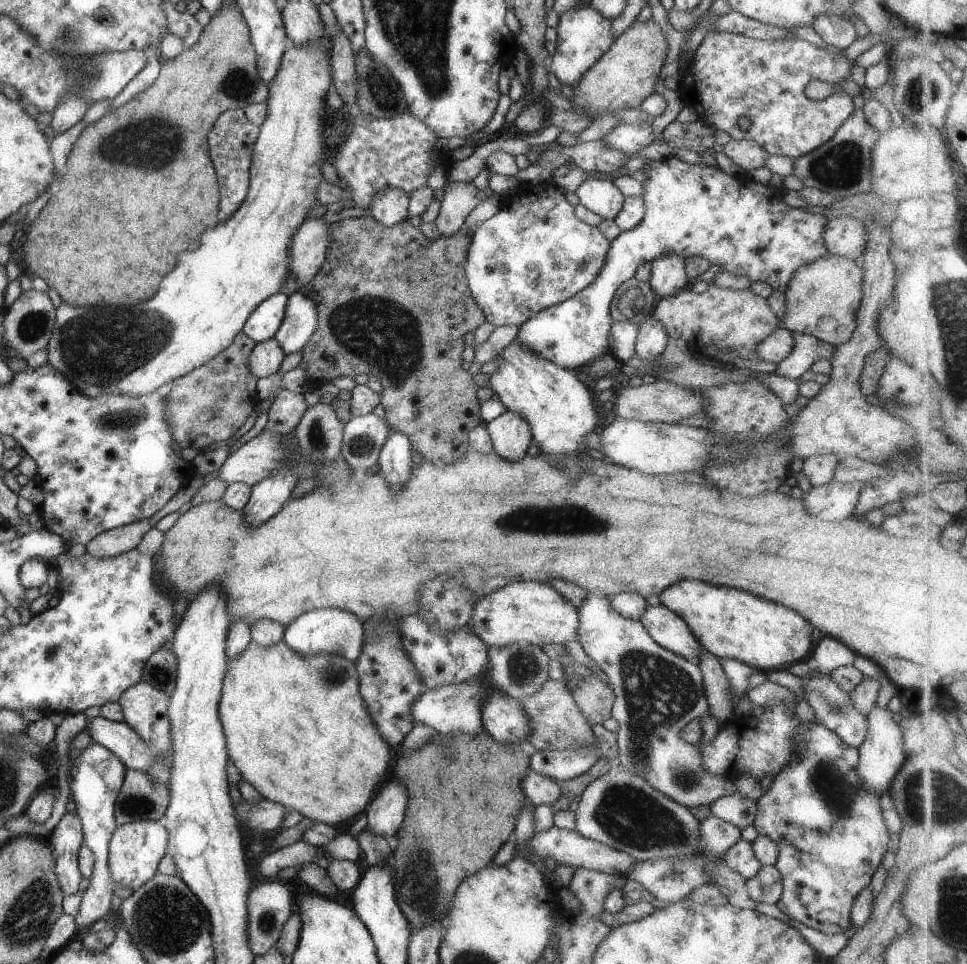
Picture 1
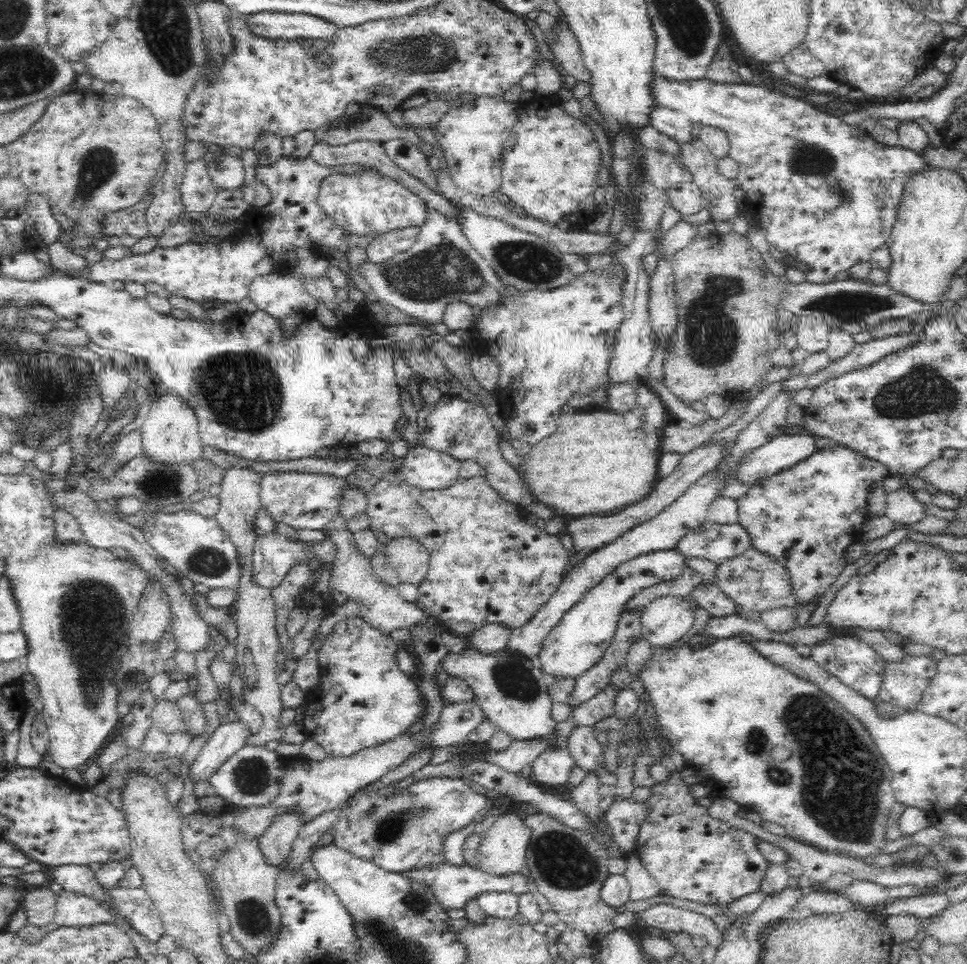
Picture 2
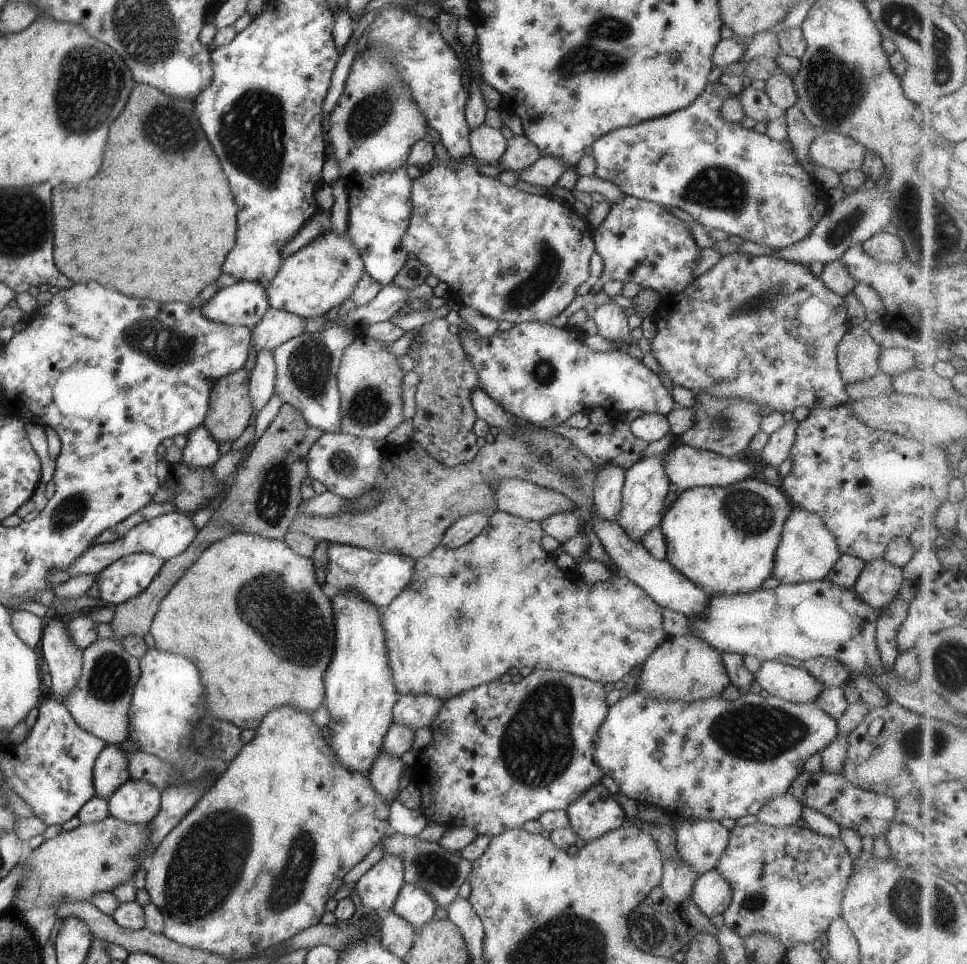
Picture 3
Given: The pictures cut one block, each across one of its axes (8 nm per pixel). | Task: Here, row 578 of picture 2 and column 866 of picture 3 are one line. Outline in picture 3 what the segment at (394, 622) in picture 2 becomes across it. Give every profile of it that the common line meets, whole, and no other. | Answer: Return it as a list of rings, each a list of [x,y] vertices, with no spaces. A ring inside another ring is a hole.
[[[850,326],[836,346],[837,368],[844,384],[867,380],[878,371],[880,346],[867,330]]]

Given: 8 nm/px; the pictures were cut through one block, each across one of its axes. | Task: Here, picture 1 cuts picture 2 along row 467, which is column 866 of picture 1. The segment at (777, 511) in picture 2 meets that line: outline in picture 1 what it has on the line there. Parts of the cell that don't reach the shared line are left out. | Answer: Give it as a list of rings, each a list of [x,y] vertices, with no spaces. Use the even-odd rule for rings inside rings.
[[[814,722],[799,724],[797,730],[795,730],[795,742],[799,744],[799,750],[801,750],[799,758],[793,760],[793,762],[787,762],[787,764],[779,770],[779,774],[773,776],[774,779],[768,789],[756,800],[757,814],[755,814],[752,825],[755,826],[758,835],[767,836],[767,838],[771,838],[771,840],[777,844],[777,860],[775,861],[774,867],[781,875],[782,882],[782,893],[776,902],[777,909],[791,920],[797,920],[797,922],[801,922],[803,926],[813,928],[813,930],[817,930],[817,932],[821,932],[821,934],[837,934],[839,932],[845,932],[845,930],[849,928],[852,900],[858,892],[861,892],[861,890],[869,884],[871,874],[873,874],[881,862],[883,854],[888,850],[889,832],[885,827],[885,823],[883,823],[883,818],[881,818],[882,805],[887,803],[886,794],[873,794],[873,792],[867,792],[867,790],[863,790],[863,788],[859,786],[859,778],[857,778],[857,774],[855,774],[855,766],[857,766],[857,761],[859,760],[858,750],[847,746],[847,744],[843,743],[842,740],[826,726]]]

